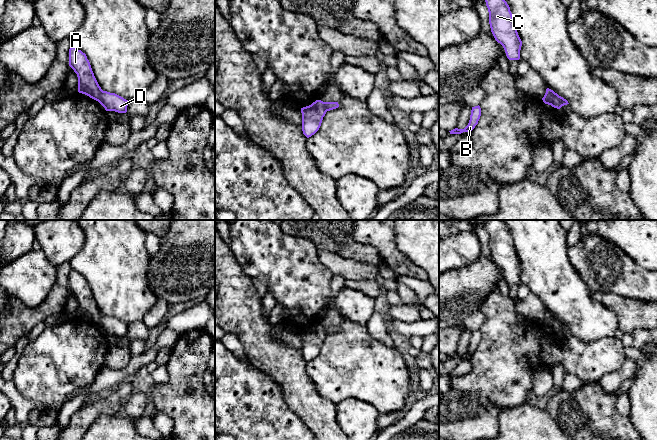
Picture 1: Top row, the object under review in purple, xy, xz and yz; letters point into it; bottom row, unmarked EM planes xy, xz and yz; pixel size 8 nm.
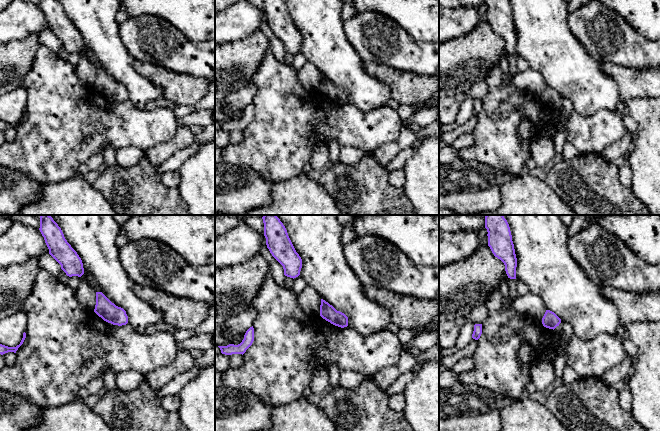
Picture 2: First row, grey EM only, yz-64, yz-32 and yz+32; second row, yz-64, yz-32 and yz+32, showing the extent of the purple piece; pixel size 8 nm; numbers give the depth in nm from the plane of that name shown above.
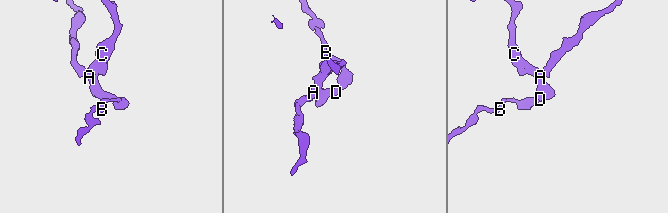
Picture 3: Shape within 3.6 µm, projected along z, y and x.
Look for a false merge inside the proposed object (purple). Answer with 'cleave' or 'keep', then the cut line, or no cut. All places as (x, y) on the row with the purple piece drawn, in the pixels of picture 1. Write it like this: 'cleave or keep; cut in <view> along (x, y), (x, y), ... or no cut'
cleave; cut in yz along (546, 92), (553, 95), (561, 106)

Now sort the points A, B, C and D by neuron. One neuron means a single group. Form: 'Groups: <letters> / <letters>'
Groups: A C / B D

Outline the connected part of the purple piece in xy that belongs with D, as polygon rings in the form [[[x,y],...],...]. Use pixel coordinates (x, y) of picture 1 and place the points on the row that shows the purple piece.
[[[103,91],[98,98],[98,102],[106,111],[115,111],[118,113],[127,112],[128,100],[115,93]]]

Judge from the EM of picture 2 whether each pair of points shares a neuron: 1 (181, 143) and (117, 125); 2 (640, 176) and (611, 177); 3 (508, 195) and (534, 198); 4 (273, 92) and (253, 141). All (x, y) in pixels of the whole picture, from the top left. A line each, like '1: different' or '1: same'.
1: different
2: different
3: same
4: same

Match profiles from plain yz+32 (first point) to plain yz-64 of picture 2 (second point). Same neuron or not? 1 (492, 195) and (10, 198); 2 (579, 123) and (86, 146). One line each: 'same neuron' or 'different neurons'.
1: same neuron
2: same neuron

